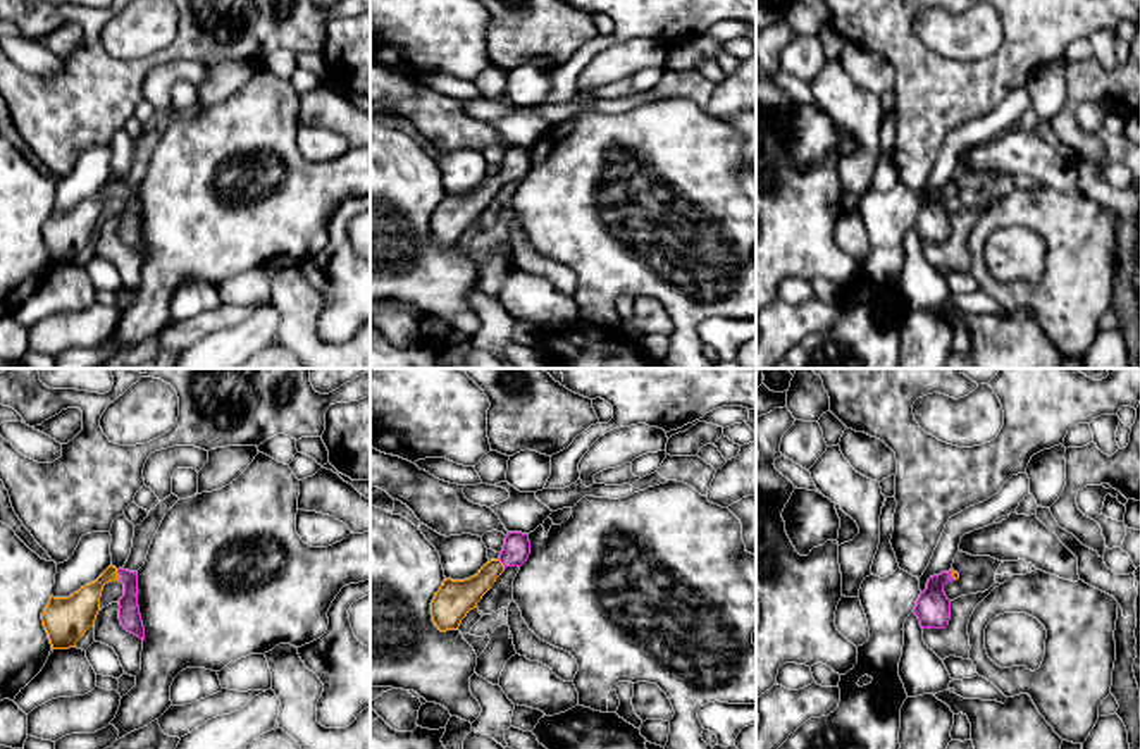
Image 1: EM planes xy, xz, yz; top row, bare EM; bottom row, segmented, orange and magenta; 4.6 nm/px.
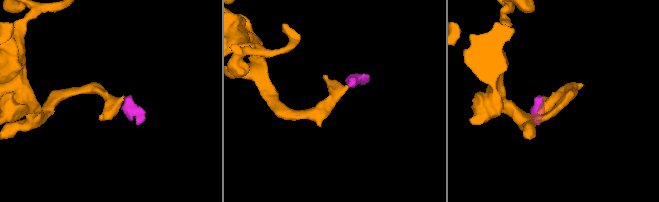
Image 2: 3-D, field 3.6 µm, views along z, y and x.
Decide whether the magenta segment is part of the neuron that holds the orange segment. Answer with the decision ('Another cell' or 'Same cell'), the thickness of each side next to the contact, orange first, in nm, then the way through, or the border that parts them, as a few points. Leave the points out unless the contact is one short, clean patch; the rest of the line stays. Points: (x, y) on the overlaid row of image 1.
Same cell. Thickness 170 nm (orange) against 100 nm. Path across: xy (78, 612), (107, 575), (116, 575), (130, 584), (130, 617)

